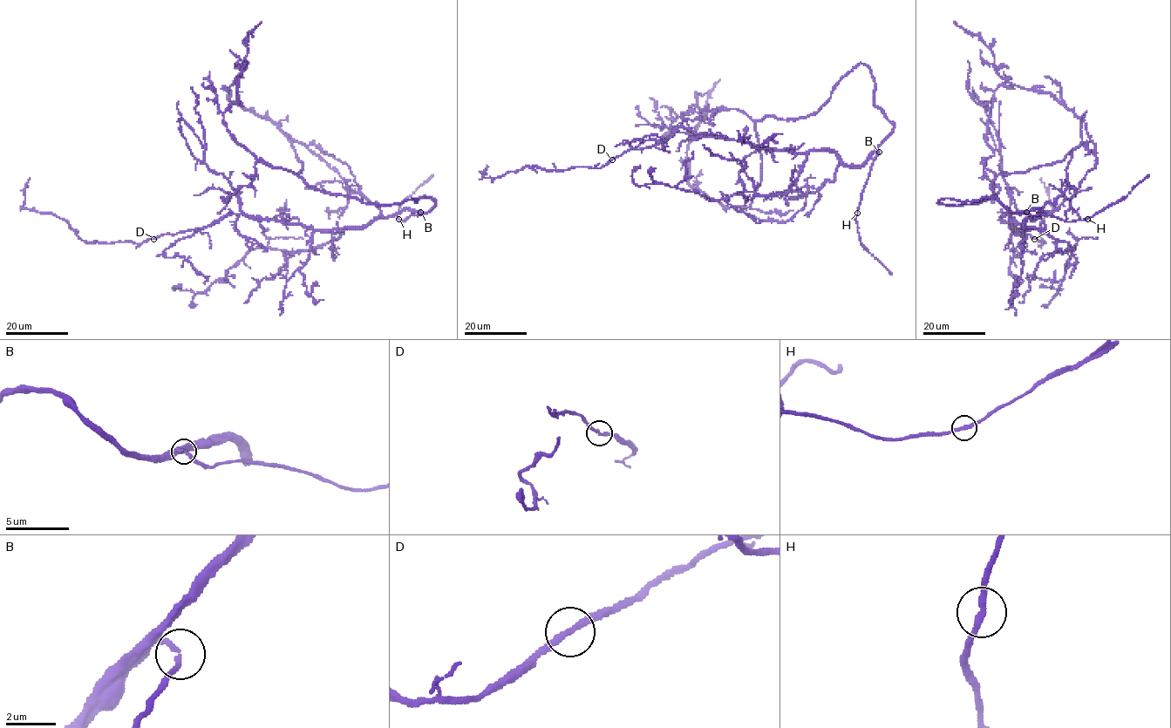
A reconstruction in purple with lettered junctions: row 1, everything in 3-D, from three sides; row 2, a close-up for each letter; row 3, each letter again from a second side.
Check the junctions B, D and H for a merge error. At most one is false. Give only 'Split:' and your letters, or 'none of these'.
Split: none of these

